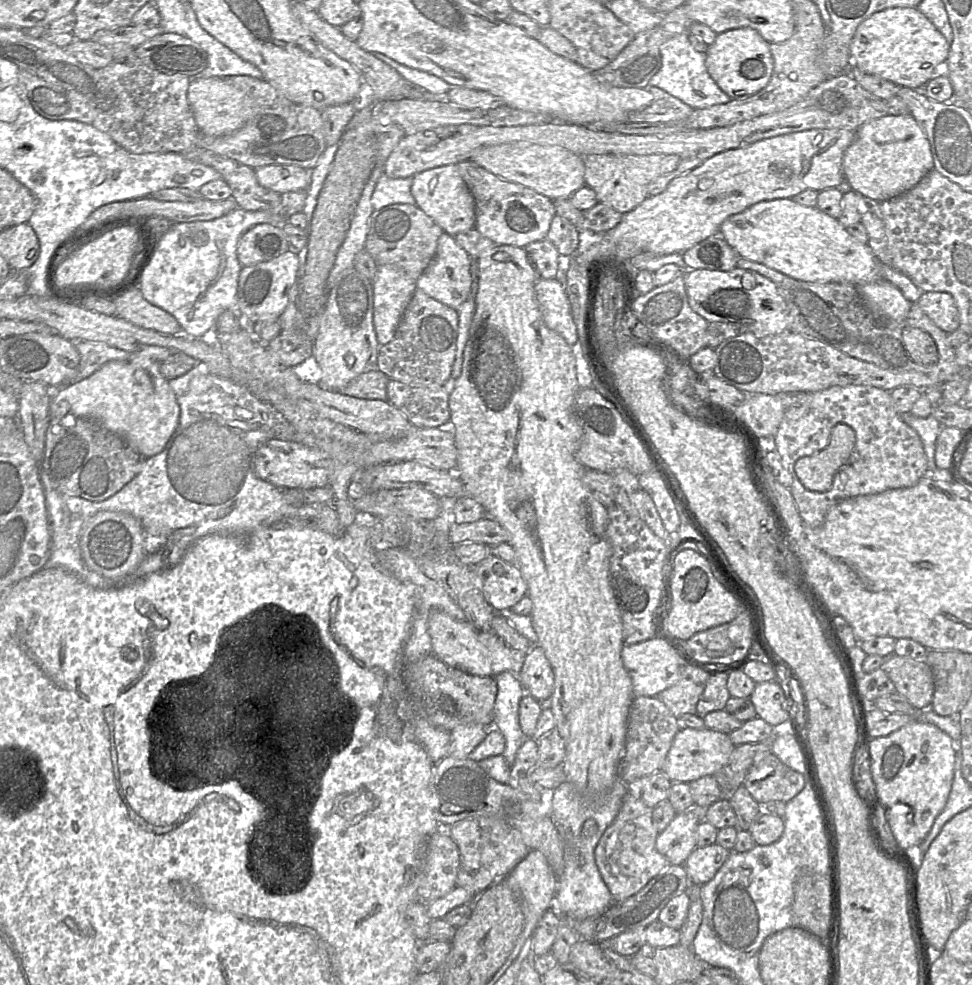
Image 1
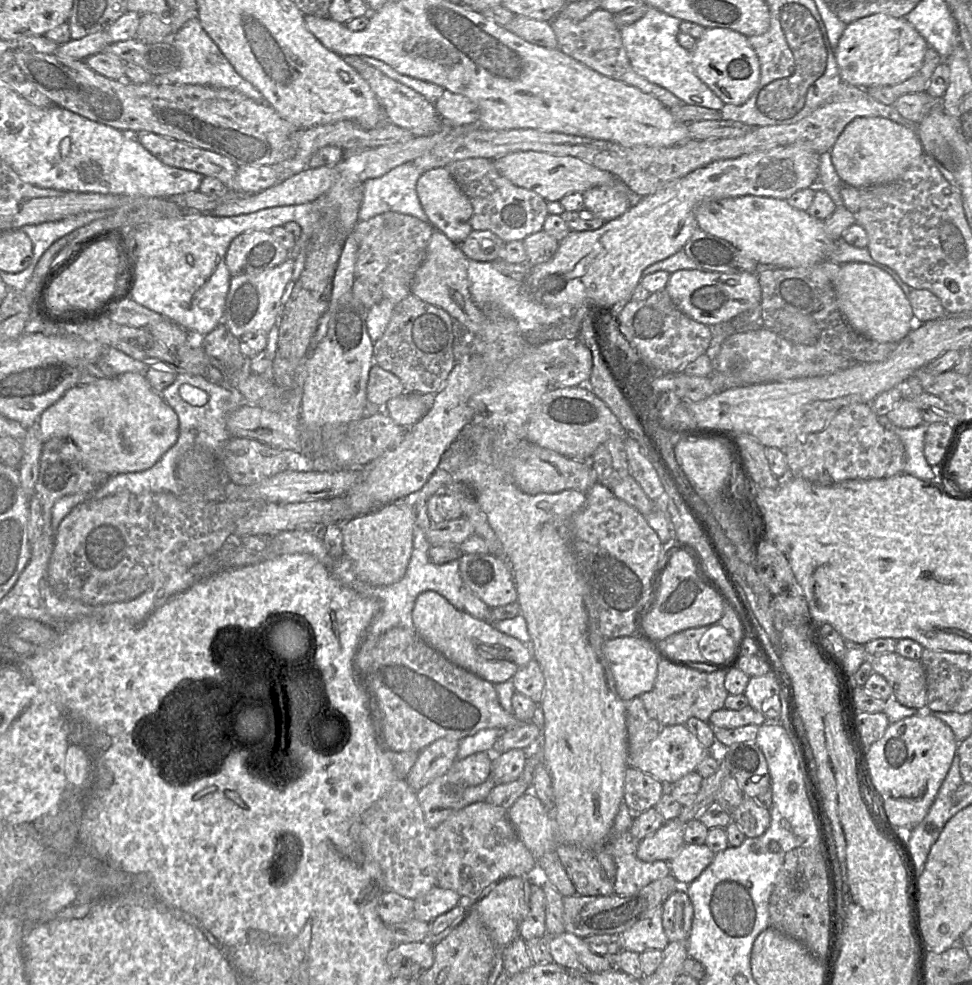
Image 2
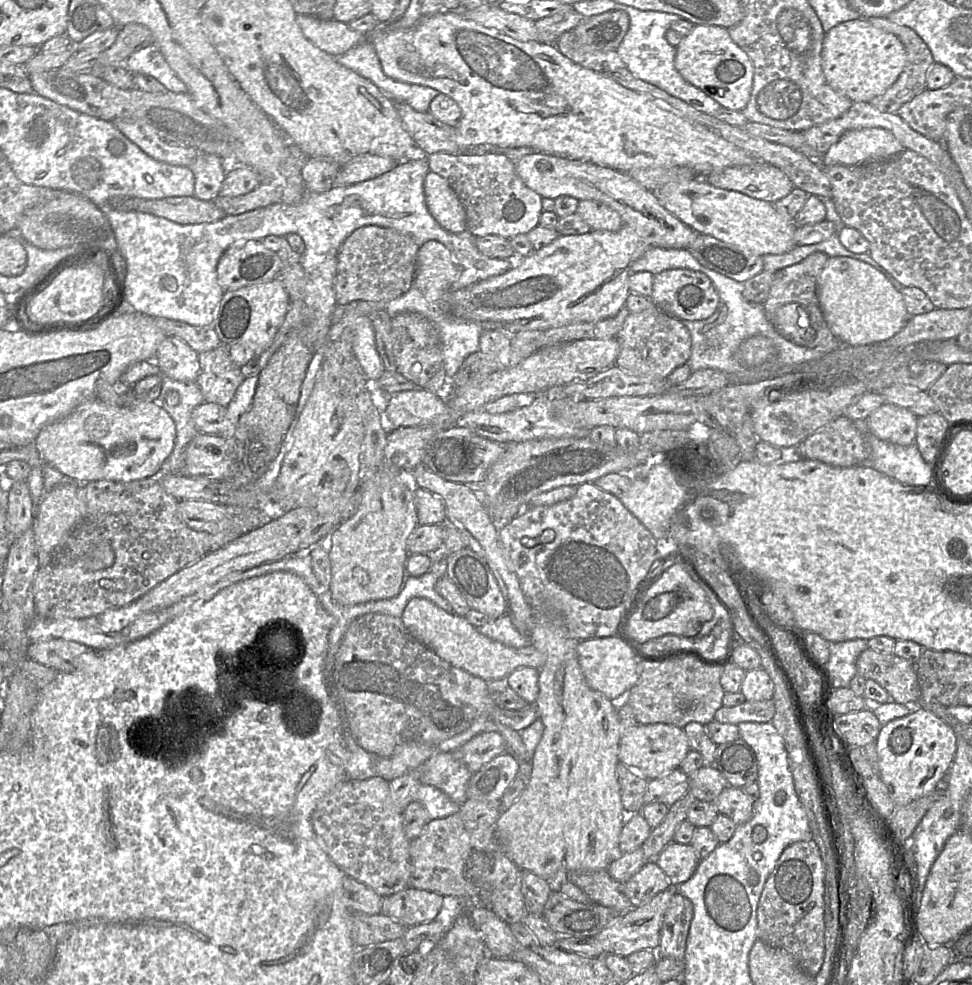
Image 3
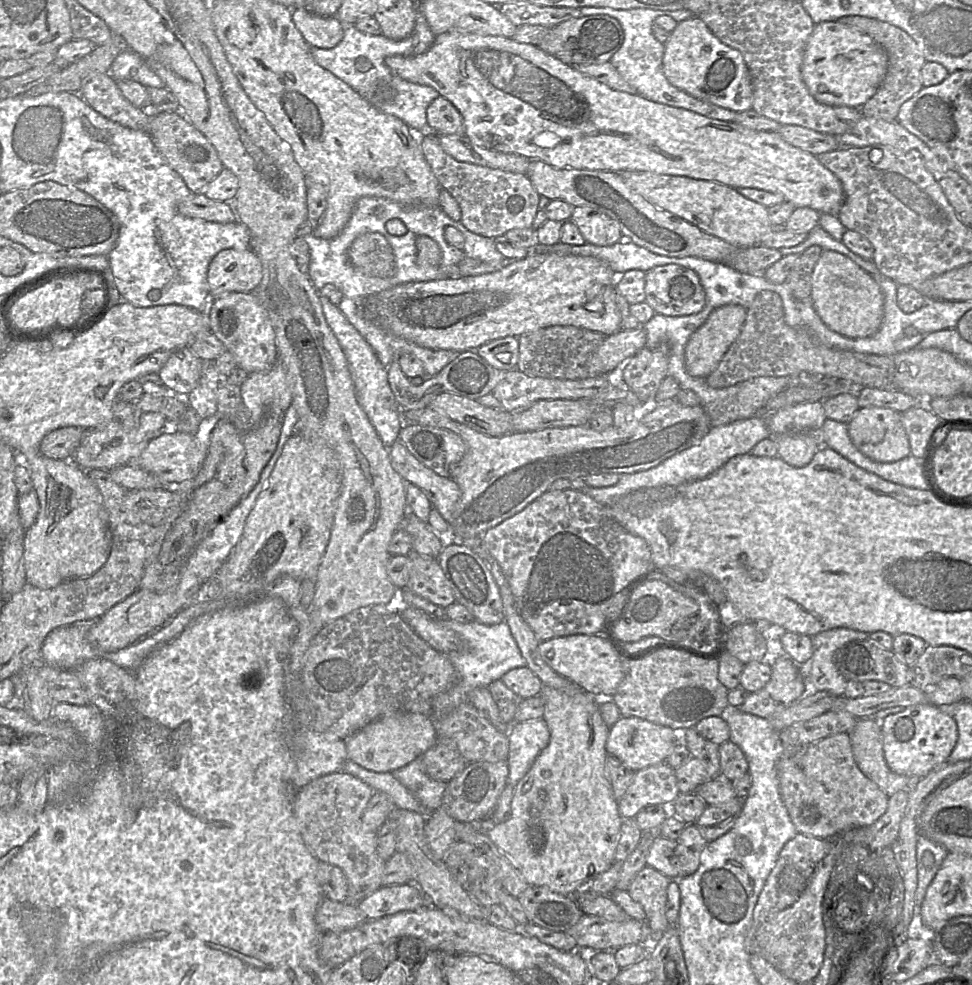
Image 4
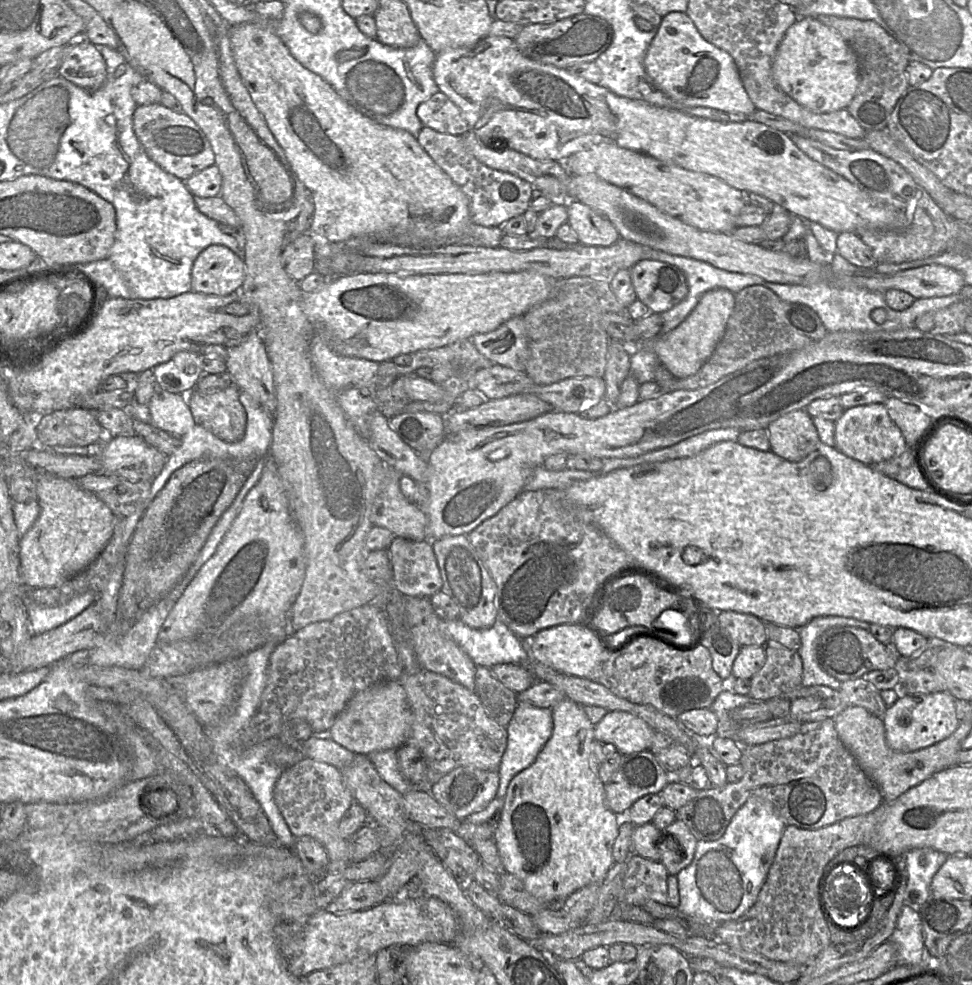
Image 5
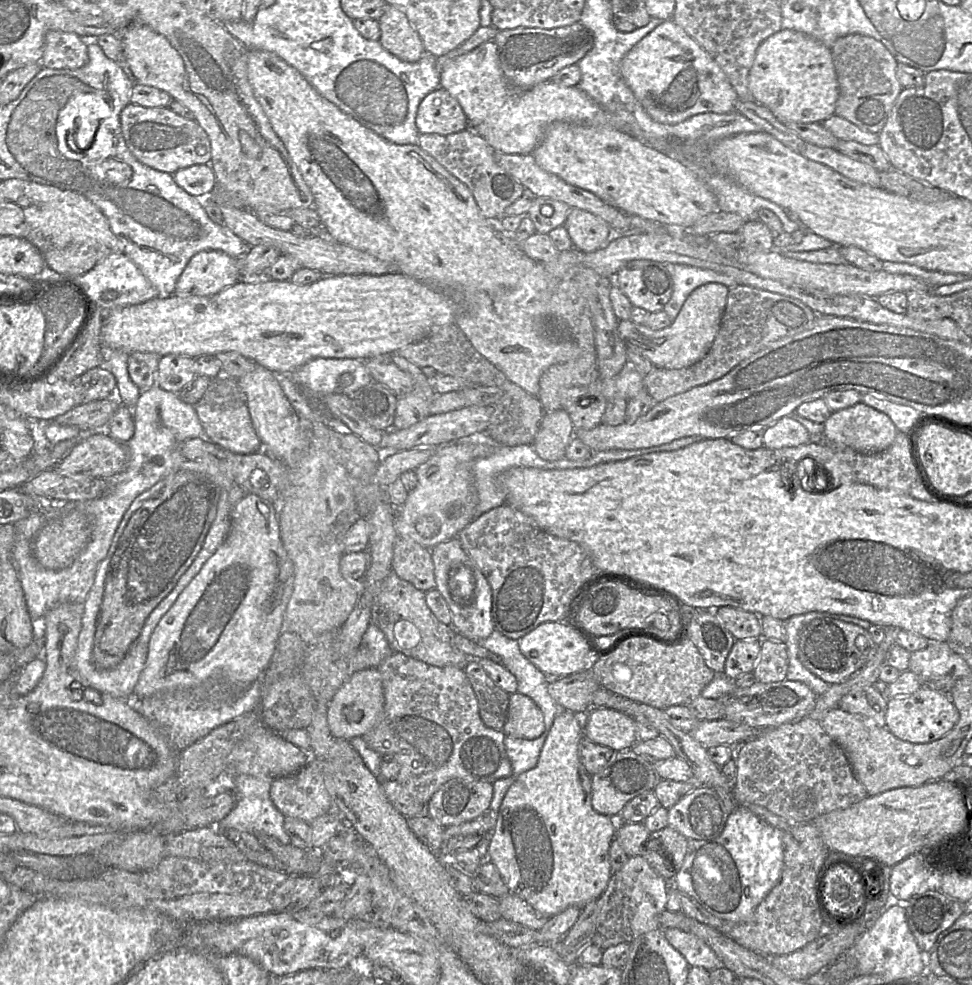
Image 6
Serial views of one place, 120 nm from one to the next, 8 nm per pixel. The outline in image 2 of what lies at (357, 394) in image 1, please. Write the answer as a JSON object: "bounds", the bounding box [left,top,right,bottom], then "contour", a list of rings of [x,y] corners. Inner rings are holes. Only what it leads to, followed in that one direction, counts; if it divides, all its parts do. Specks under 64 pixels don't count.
{"bounds":[367,365,405,406],"contour":[[[374,365],[367,383],[367,400],[374,405],[385,406],[391,398],[401,395],[405,386],[393,373]]]}

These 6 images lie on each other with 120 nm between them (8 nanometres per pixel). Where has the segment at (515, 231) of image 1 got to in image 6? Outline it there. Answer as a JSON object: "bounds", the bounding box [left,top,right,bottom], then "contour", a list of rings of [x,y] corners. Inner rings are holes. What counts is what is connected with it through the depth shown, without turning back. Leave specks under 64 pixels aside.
{"bounds":[417,128,525,219],"contour":[[[468,128],[449,135],[420,134],[417,145],[469,188],[487,219],[503,218],[505,209],[523,194],[525,187],[495,161],[495,149]]]}

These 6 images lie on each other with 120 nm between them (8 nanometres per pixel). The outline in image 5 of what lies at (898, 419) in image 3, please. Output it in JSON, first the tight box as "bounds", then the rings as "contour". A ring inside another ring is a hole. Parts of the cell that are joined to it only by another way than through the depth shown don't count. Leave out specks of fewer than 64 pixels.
{"bounds":[835,403,908,465],"contour":[[[875,403],[846,409],[835,421],[835,447],[846,456],[867,465],[889,460],[908,447],[900,428],[892,421],[884,404]]]}

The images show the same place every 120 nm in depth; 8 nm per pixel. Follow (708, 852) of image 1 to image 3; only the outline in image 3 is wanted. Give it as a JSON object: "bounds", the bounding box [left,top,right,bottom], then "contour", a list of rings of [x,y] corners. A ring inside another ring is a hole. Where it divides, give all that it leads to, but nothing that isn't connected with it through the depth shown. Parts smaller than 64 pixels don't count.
{"bounds":[656,842,700,886],"contour":[[[671,842],[656,858],[657,865],[665,872],[670,883],[679,886],[696,871],[700,859],[689,844]]]}

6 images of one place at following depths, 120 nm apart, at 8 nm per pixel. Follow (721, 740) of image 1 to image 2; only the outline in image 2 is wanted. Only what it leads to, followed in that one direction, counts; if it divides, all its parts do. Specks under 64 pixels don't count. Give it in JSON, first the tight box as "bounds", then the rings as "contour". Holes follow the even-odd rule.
{"bounds":[629,725,711,785],"contour":[[[666,725],[641,752],[629,757],[629,766],[651,775],[665,785],[670,785],[694,772],[698,764],[710,753],[711,751],[701,745],[686,725]]]}

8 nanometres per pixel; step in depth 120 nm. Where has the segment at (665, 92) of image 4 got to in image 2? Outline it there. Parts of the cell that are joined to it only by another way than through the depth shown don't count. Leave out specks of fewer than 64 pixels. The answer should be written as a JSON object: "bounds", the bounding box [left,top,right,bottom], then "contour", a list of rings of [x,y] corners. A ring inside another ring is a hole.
{"bounds":[620,8,724,110],"contour":[[[650,8],[636,22],[620,28],[623,46],[634,72],[681,99],[685,104],[719,110],[724,102],[694,73],[691,51],[677,41],[681,20]]]}

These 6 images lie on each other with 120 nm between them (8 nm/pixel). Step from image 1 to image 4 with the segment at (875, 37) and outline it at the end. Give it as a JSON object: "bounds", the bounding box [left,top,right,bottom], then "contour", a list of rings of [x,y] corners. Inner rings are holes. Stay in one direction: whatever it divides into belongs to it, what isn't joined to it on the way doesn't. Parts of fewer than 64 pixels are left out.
{"bounds":[801,21,888,108],"contour":[[[838,21],[816,23],[802,58],[801,75],[810,94],[822,104],[861,108],[877,91],[888,68],[886,51],[869,35]]]}

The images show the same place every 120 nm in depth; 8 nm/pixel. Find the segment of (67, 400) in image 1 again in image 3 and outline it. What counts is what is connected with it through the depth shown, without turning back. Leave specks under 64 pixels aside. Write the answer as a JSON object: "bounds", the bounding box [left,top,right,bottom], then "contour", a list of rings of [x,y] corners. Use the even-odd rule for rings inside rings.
{"bounds":[34,398,177,483],"contour":[[[96,398],[77,406],[70,414],[45,426],[34,444],[44,463],[63,473],[70,481],[86,483],[96,480],[135,481],[157,476],[172,453],[177,439],[175,422],[157,402],[138,399],[129,407],[116,407]]]}

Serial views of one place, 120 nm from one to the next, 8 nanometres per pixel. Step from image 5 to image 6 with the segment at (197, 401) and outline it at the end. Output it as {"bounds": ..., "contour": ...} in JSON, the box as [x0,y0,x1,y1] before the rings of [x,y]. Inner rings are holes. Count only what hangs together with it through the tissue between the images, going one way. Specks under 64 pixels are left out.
{"bounds":[195,400,262,454],"contour":[[[245,400],[237,405],[213,406],[199,401],[195,406],[207,439],[237,454],[262,451]]]}

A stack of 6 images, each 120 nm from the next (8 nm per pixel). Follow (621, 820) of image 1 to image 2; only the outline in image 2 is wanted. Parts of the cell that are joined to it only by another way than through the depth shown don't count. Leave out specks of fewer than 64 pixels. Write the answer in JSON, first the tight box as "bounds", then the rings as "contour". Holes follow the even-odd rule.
{"bounds":[611,831,670,895],"contour":[[[627,831],[611,849],[617,869],[614,880],[615,895],[633,895],[649,883],[670,873],[669,864],[666,861],[643,862],[639,860],[636,856],[639,842],[640,840]]]}

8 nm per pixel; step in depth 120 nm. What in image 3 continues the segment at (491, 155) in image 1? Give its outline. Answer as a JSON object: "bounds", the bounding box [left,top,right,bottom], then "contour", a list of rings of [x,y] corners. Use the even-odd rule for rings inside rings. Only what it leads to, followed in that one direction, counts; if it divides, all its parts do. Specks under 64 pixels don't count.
{"bounds":[515,152,699,249],"contour":[[[541,152],[522,156],[515,162],[515,170],[524,184],[542,198],[571,196],[579,201],[594,200],[609,206],[618,212],[622,224],[633,228],[649,247],[687,249],[699,234],[671,214],[651,191],[627,173]]]}

